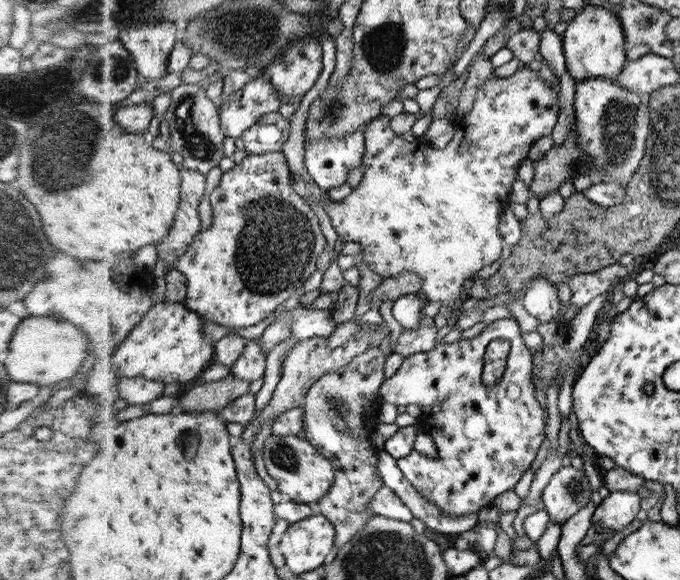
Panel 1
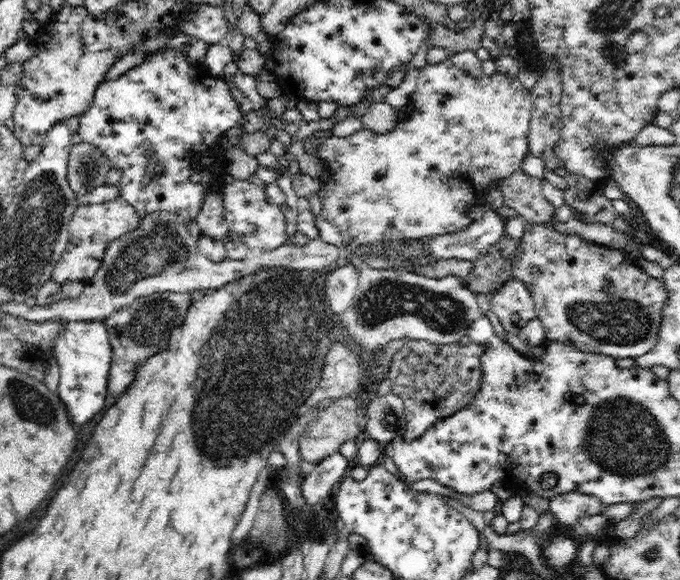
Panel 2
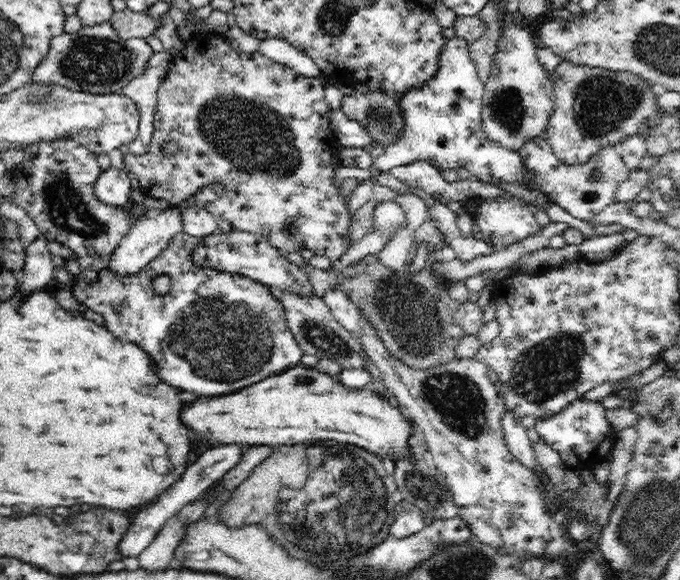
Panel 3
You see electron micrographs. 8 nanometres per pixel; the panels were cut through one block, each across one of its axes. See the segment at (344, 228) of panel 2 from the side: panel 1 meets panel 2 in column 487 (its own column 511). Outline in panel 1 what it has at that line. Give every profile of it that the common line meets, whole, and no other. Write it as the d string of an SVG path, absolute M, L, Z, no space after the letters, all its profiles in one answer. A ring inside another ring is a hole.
M528 64L507 78L486 80L476 94L474 106L466 117L453 122L454 136L444 148L420 146L414 154L400 146L400 152L392 154L390 119L380 114L367 125L365 132L366 153L363 178L358 187L343 201L325 199L321 186L309 184L302 177L293 175L294 187L306 200L313 198L324 206L332 226L344 243L356 241L362 245L363 258L376 274L384 279L407 272L415 272L421 279L421 289L432 304L448 305L458 310L459 303L467 296L464 282L474 279L482 268L496 262L505 248L500 231L500 214L508 206L508 196L518 174L518 166L530 152L530 146L542 136L552 134L560 118L558 98L546 84L540 72L533 72Z

